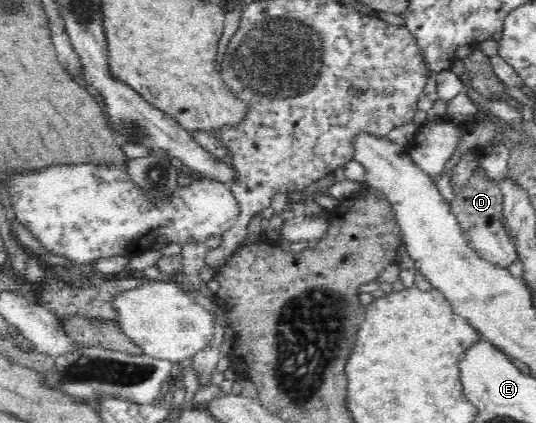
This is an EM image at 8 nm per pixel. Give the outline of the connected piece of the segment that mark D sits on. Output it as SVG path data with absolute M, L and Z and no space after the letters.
M474 171L471 178L454 191L451 212L457 217L468 245L477 253L477 256L502 268L516 263L518 252L514 249L512 239L502 222L504 196L500 185Z

